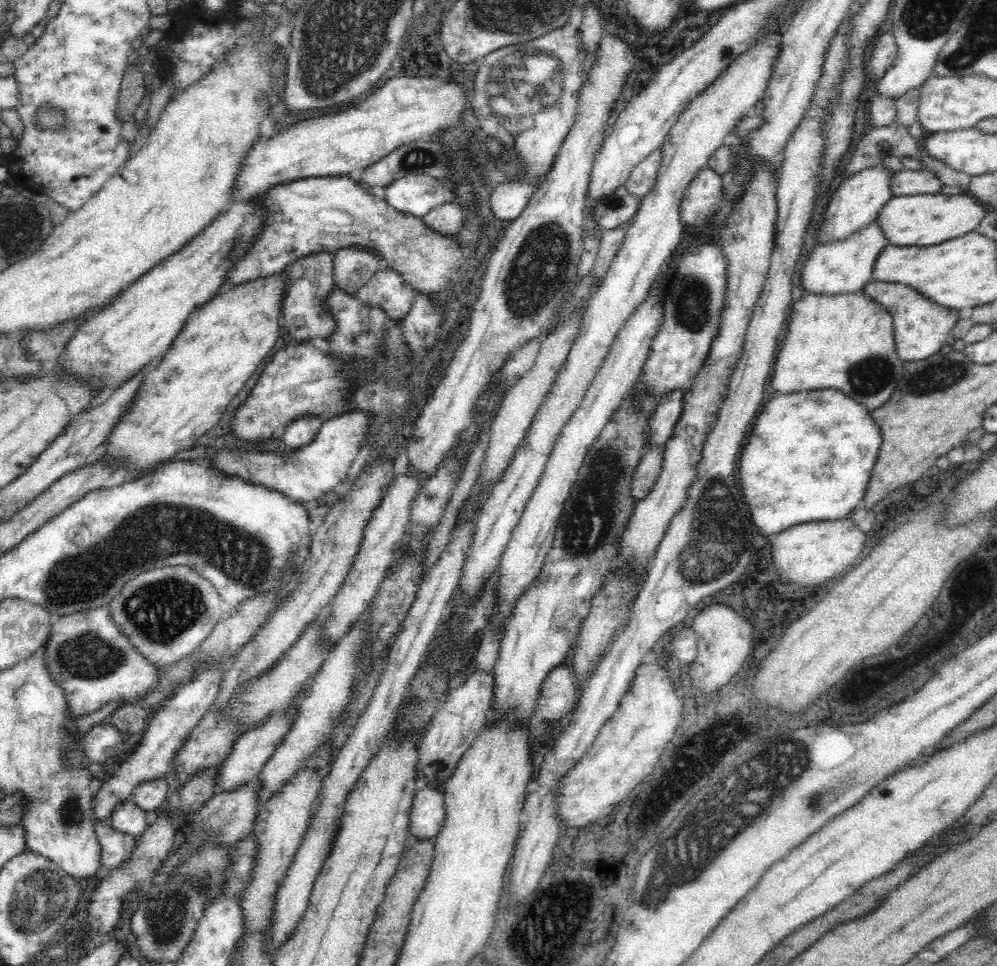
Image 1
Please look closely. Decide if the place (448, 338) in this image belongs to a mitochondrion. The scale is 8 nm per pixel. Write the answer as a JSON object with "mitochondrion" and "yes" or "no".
{"mitochondrion":"no"}

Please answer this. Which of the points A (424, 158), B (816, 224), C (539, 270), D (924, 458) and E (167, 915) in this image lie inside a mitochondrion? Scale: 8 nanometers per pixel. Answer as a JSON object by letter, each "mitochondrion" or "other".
{"A":"mitochondrion","B":"other","C":"mitochondrion","D":"other","E":"mitochondrion"}

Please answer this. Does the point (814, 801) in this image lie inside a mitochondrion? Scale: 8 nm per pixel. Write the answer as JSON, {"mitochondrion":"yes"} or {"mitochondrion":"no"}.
{"mitochondrion":"yes"}

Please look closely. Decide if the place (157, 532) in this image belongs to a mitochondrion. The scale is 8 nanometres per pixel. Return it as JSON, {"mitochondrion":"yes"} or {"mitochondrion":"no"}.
{"mitochondrion":"yes"}

